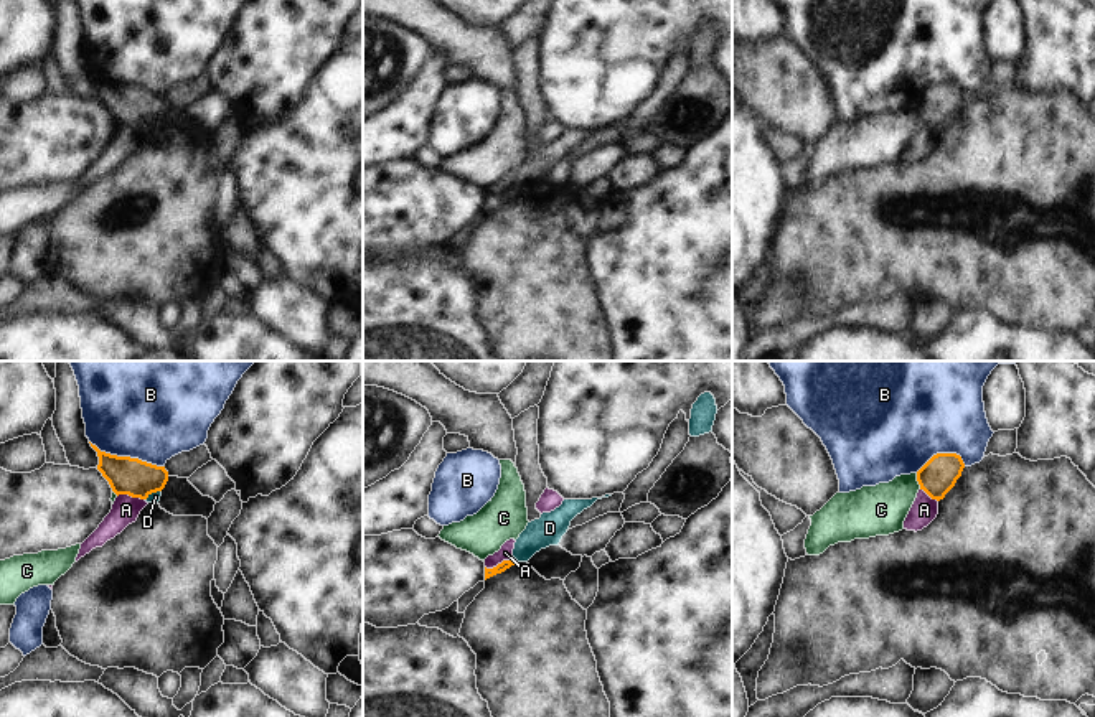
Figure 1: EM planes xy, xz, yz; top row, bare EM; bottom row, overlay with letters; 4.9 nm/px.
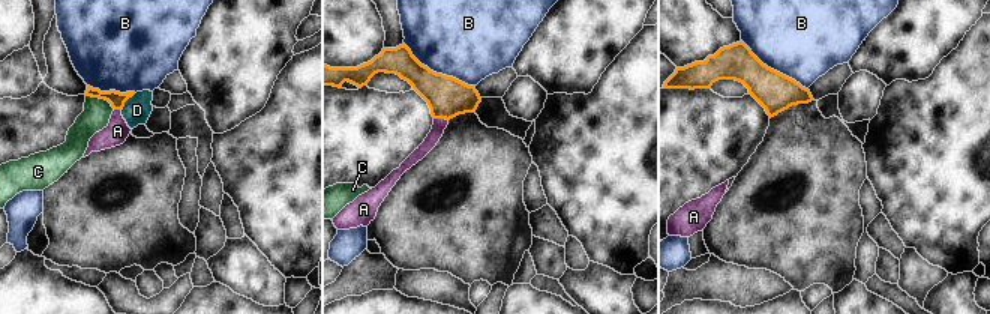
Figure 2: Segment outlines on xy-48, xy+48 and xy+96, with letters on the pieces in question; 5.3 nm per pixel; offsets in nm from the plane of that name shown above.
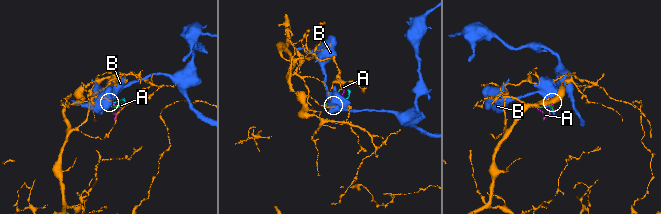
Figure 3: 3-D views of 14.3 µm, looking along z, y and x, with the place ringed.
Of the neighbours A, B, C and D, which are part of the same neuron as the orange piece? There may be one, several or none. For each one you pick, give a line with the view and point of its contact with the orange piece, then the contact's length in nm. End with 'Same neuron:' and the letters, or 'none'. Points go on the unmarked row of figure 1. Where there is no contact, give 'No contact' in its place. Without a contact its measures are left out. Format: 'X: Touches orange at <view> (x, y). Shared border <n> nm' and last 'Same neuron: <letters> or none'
Same neuron: none.

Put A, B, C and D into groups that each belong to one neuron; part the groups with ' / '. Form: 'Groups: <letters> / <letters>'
Groups: A / B / C / D.

